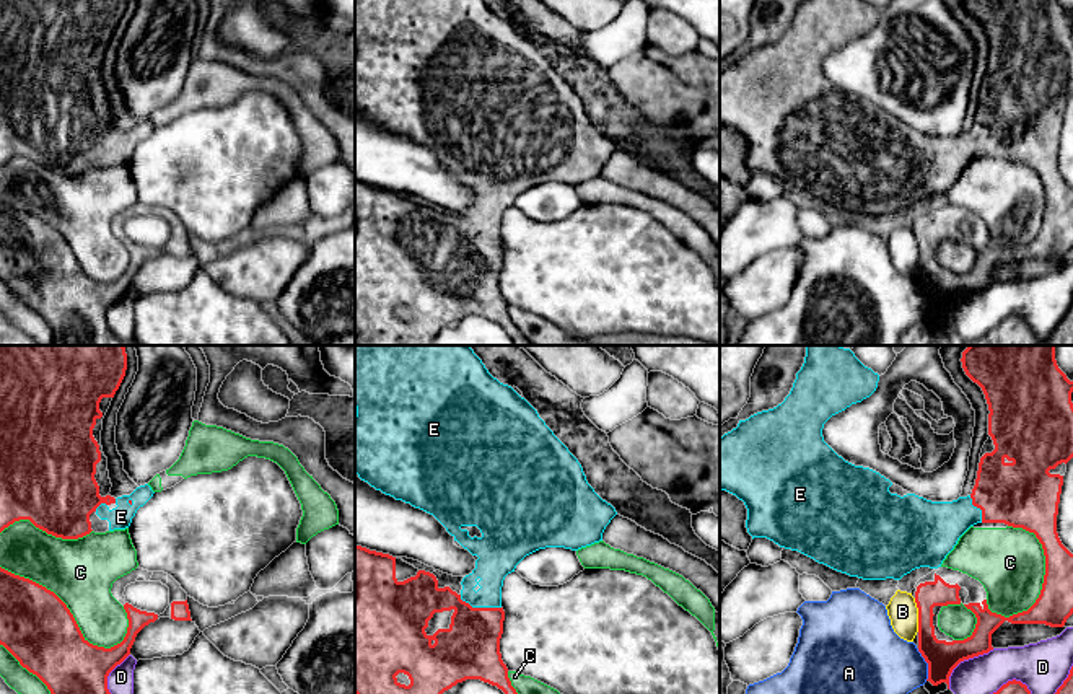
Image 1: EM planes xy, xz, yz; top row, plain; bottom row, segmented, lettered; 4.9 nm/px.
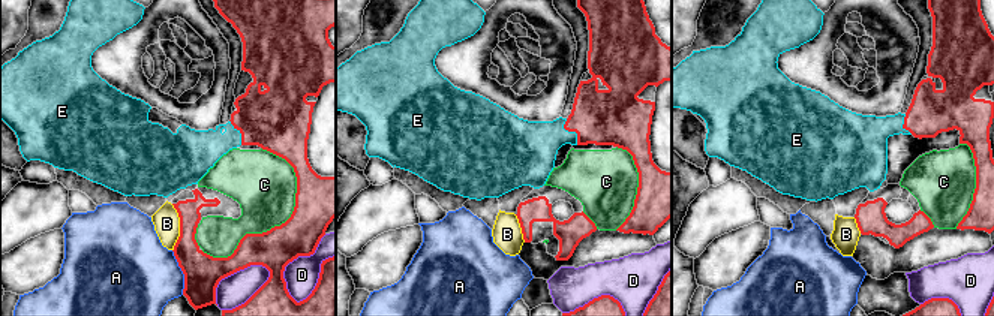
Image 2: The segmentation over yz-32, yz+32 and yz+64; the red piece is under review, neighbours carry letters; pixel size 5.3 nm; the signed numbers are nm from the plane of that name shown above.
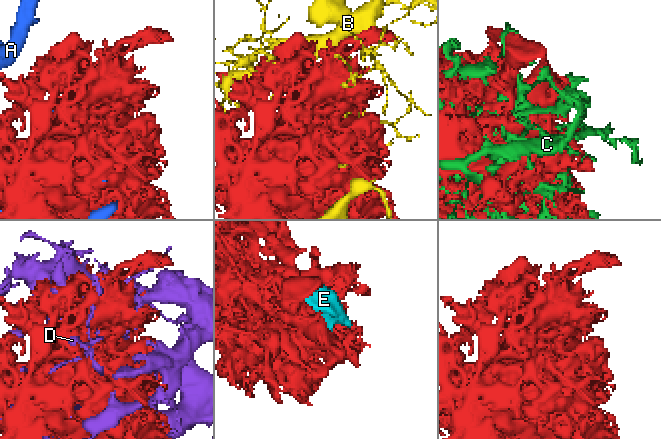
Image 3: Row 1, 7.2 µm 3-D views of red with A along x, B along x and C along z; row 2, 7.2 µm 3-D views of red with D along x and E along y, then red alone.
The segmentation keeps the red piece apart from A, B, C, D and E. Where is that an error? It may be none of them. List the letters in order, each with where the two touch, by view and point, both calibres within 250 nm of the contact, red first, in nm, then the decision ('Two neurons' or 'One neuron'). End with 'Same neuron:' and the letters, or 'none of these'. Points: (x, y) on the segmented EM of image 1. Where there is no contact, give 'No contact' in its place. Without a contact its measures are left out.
A: Touches red at yz (928, 665). Thickness 160 nm (red) against 320 nm. Two neurons
B: Touches red at yz (919, 614). Thickness 160 nm (red) against 150 nm. Two neurons
C: Touches red at xy (67, 608). Thickness 360 nm (red) against 320 nm. Two neurons
D: Touches red at yz (964, 658). Thickness 160 nm (red) against 190 nm. Two neurons
E: Touches red at xz (479, 608). Thickness 300 nm (red) against 180 nm. One neuron
Same neuron: E

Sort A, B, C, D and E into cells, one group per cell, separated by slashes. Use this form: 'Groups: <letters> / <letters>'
Groups: A / B / C / D / E

